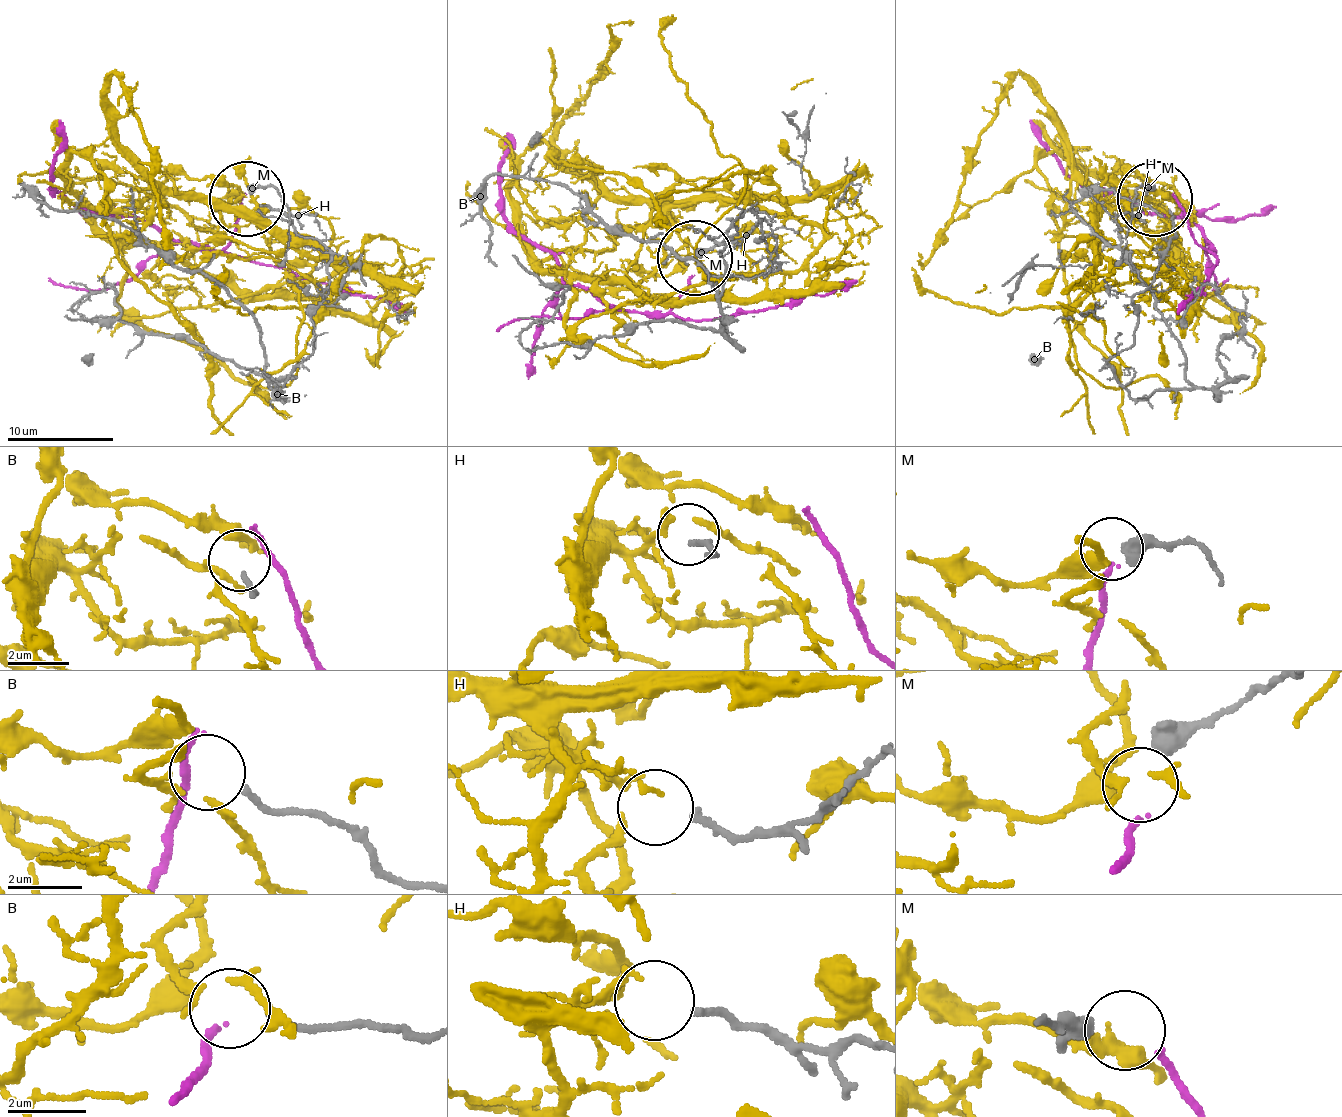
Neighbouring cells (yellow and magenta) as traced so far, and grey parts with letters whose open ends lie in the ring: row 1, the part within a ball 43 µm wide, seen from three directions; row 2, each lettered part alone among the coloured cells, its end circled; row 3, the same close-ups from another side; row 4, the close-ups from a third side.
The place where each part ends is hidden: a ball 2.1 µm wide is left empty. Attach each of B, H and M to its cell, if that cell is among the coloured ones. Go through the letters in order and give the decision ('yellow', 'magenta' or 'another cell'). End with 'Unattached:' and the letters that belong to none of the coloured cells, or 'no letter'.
B: another cell
H: yellow
M: magenta
Unattached: B

